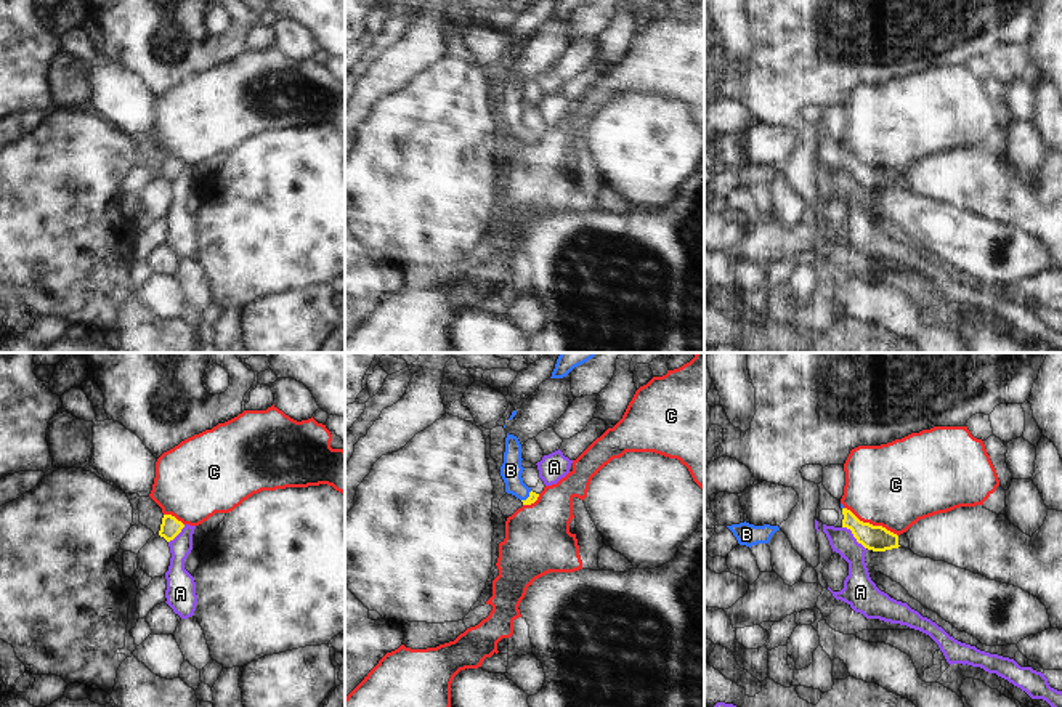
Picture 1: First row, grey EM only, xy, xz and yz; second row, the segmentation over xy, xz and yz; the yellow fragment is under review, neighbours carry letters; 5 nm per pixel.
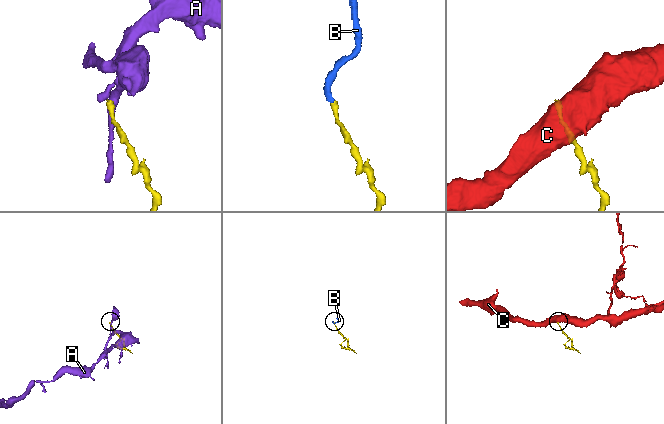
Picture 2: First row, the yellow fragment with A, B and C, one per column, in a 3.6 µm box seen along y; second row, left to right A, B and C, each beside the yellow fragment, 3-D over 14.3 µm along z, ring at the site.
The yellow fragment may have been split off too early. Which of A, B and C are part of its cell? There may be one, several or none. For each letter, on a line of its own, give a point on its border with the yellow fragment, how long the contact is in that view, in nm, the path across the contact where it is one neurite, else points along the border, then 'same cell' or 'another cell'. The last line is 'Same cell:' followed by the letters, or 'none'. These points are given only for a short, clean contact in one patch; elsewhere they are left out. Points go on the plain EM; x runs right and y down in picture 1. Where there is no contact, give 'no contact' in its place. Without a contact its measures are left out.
A: yz (854, 177) | 170 nm | along yz (843, 167), (865, 189) | another cell
B: xz (528, 138) | 80 nm | across xz (533, 137), (528, 138), (514, 124), (510, 111) | same cell
C: yz (871, 165) | 300 nm | along yz (844, 148), (860, 161), (881, 165), (897, 177) | another cell
Same cell: B

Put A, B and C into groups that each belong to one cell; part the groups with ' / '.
A / B / C

